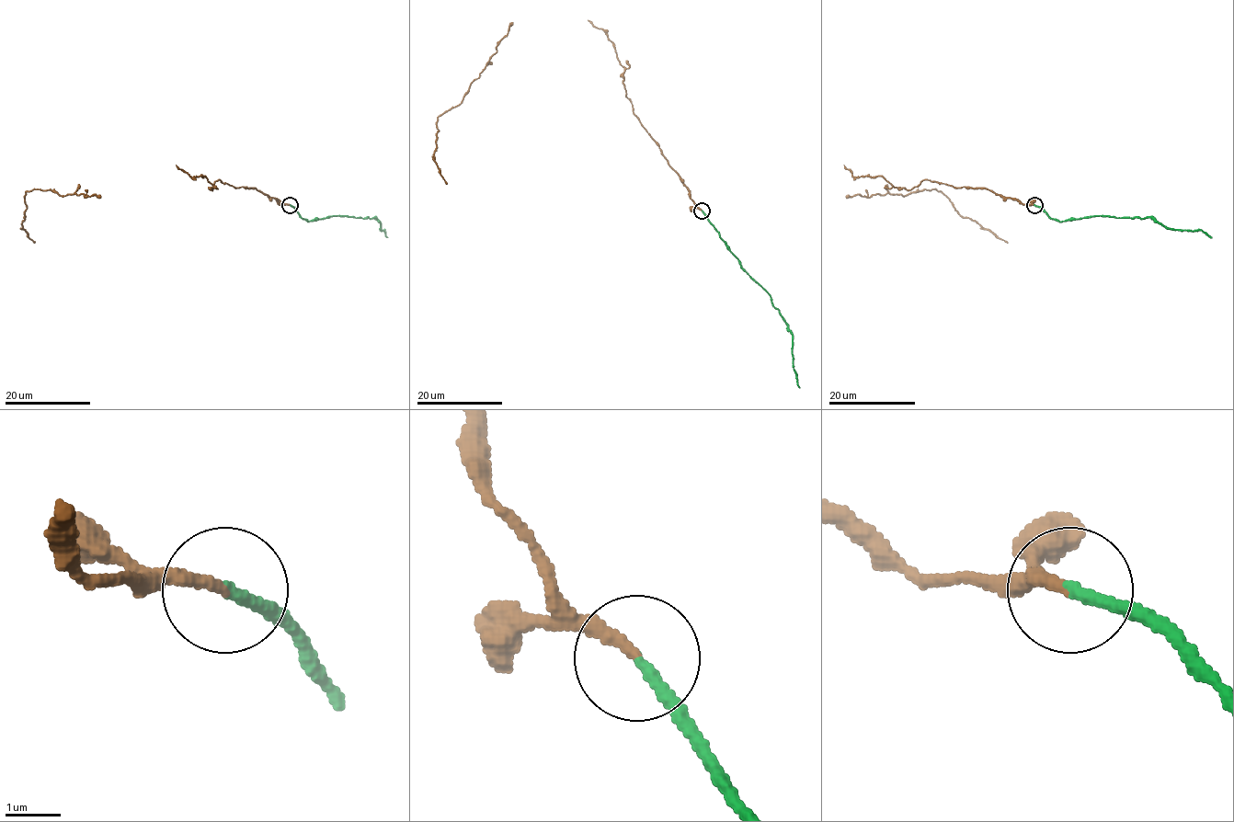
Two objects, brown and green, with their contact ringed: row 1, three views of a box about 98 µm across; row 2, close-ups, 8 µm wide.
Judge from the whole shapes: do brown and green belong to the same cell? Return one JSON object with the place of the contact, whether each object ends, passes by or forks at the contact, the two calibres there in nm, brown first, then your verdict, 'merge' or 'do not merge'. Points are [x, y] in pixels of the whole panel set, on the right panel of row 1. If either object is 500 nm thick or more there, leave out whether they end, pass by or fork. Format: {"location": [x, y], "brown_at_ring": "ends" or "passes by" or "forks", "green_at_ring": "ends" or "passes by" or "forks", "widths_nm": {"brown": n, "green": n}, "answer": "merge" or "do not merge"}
{"location": [1034, 205], "brown_at_ring": "ends", "green_at_ring": "ends", "widths_nm": {"brown": 220, "green": 200}, "answer": "do not merge"}

